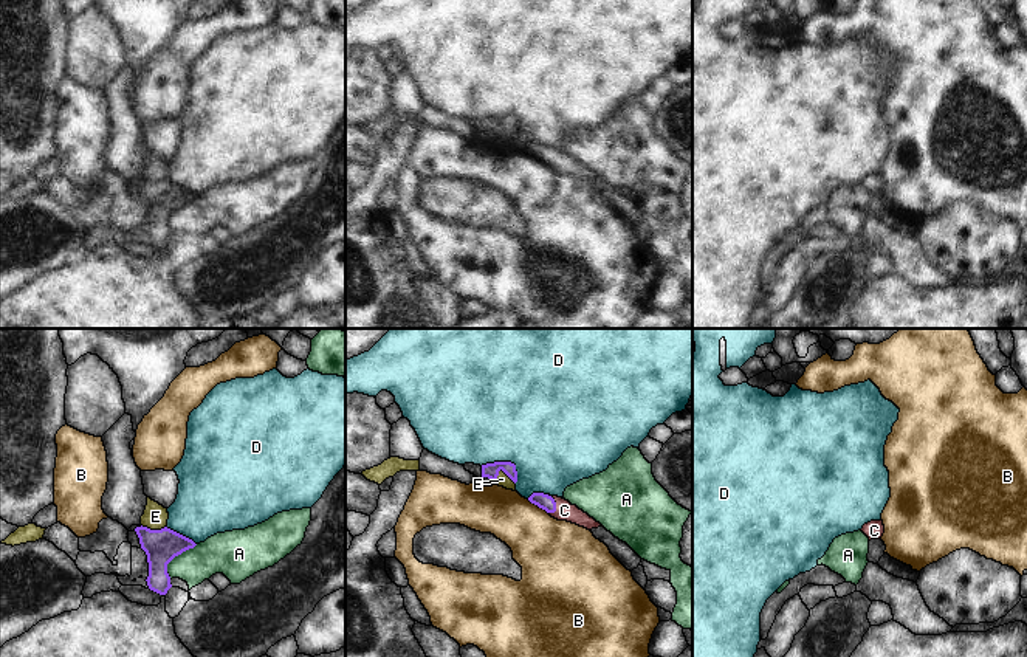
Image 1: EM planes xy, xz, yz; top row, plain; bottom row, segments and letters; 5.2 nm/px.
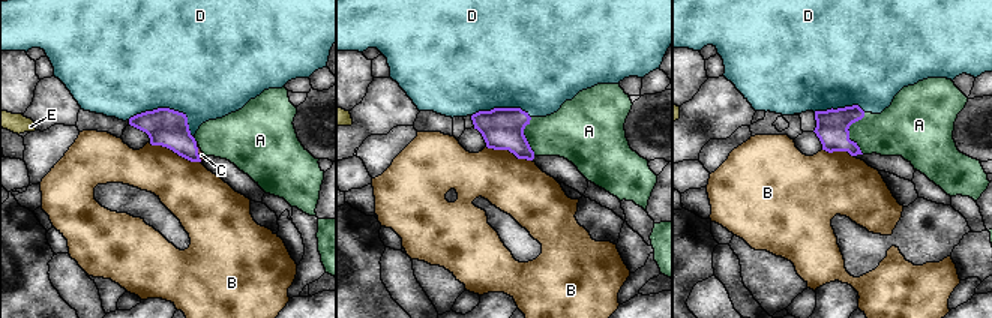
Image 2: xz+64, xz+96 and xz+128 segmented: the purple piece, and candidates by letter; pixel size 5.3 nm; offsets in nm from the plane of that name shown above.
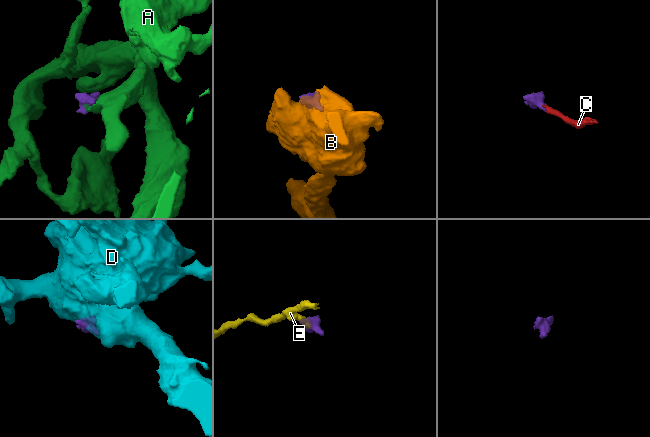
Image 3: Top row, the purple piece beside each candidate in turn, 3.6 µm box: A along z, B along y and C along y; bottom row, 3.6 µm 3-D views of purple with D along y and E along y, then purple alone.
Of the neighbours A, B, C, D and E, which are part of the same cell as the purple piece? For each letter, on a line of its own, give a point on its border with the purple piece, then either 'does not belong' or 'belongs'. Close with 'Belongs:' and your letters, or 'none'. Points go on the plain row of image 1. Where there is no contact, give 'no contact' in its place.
A: meets purple in xy at (175, 208); does not belong
B: meets purple in xz at (538, 158); does not belong
C: meets purple in xz at (555, 157); belongs
D: meets purple in xz at (505, 115); does not belong
E: meets purple in xy at (154, 183); does not belong
Belongs: C

